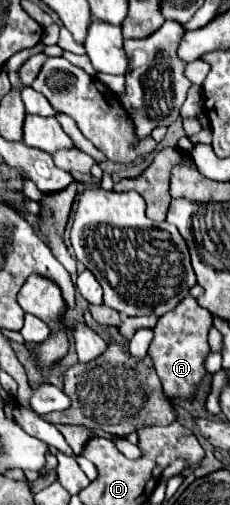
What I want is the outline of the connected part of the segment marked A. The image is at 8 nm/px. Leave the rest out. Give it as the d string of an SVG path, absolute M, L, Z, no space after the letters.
M184 297L170 313L162 315L154 327L154 341L148 349L148 355L154 361L156 373L162 381L162 387L168 397L190 397L202 377L206 375L204 359L210 351L208 331L212 327L212 313L198 305L194 297Z

